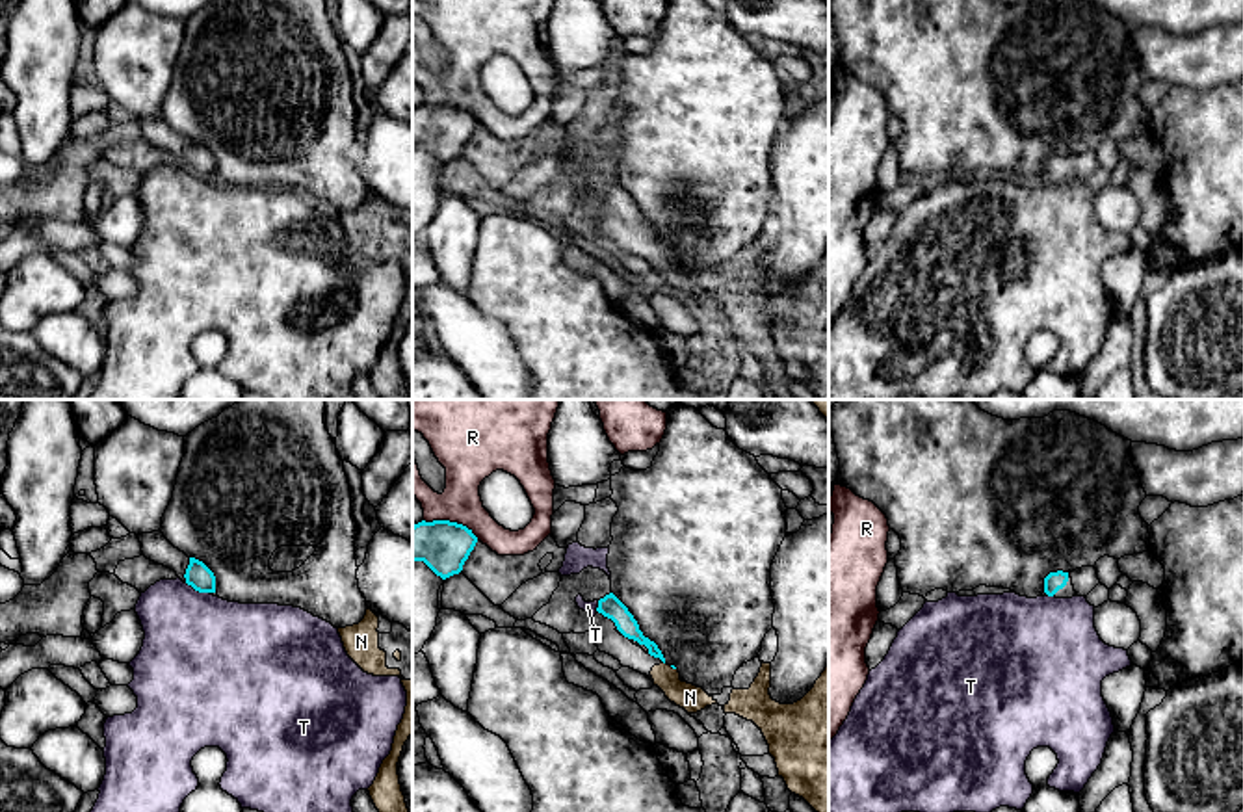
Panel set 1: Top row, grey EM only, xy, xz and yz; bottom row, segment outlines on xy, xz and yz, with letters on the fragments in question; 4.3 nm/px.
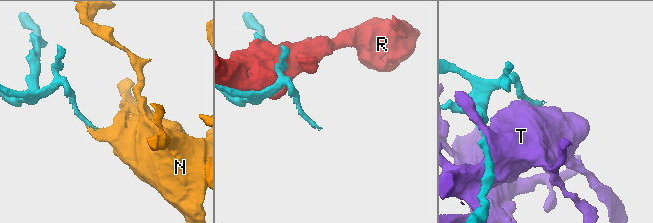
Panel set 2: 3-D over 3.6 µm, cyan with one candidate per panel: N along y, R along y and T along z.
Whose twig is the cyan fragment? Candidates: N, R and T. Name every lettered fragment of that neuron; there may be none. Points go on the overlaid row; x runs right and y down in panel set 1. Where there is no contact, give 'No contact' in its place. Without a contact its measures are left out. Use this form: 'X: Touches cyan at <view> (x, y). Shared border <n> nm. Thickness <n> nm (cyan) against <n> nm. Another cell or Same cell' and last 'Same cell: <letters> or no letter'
N: Touches cyan at xz (673, 667). Shared border 40 nm. Thickness 20 nm (cyan) against 120 nm. Same cell
R: Touches cyan at xz (452, 523). Shared border 260 nm. Thickness 220 nm (cyan) against 180 nm. Another cell
T: Touches cyan at xy (197, 589). Shared border 120 nm. Thickness 110 nm (cyan) against 480 nm. Another cell
Same cell: N

